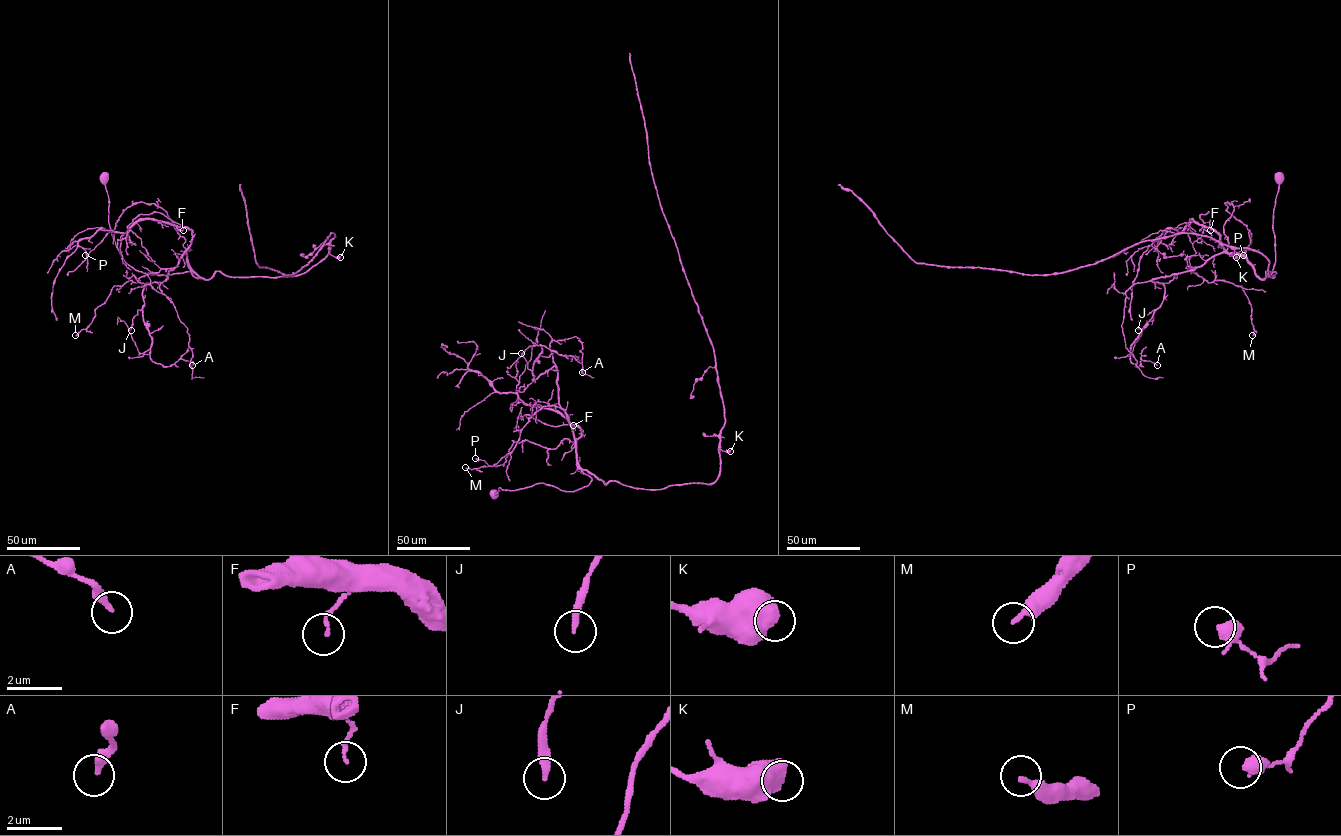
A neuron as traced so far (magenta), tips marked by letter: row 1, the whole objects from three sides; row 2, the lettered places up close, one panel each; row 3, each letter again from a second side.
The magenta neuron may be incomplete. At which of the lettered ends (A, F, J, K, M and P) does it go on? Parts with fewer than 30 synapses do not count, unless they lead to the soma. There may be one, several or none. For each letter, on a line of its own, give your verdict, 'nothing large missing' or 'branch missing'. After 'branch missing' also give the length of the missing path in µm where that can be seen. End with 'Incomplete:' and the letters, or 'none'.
A: nothing large missing
F: nothing large missing
J: nothing large missing
K: nothing large missing
M: nothing large missing
P: nothing large missing
Incomplete: none

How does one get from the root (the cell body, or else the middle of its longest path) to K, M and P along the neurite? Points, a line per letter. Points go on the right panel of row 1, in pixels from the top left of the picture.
K: (1278, 177), (1268, 274), (1276, 273), (1254, 270), (1274, 277), (1261, 254), (1236, 248), (1236, 257)
M: (1278, 177), (1268, 274), (1276, 273), (1261, 278), (1243, 256), (1224, 252), (1190, 269), (1242, 286), (1252, 335)
P: (1278, 177), (1274, 275), (1261, 278), (1227, 252), (1223, 225), (1233, 207), (1225, 203), (1250, 232), (1243, 255)

